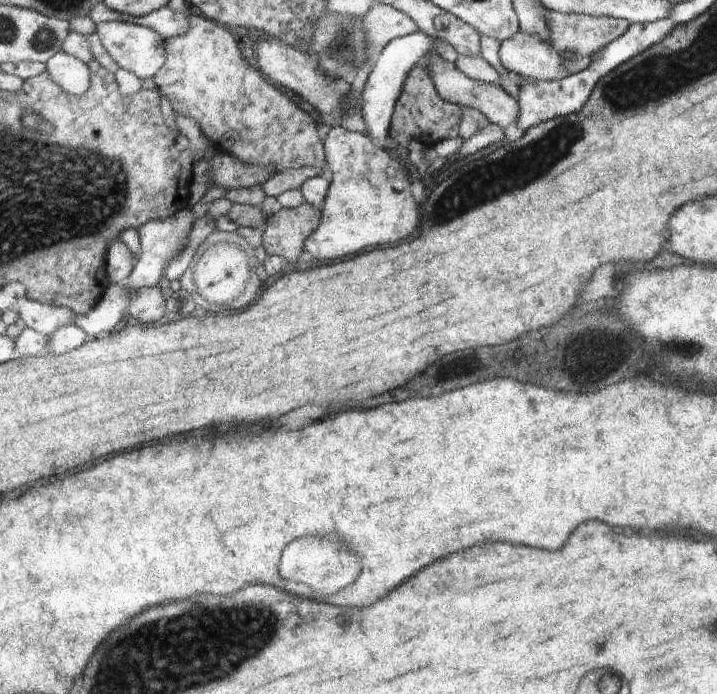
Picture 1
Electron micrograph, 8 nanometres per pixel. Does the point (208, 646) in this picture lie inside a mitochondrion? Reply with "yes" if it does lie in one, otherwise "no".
yes

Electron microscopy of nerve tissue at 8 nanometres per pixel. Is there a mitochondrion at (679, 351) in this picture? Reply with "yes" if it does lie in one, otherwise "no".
yes

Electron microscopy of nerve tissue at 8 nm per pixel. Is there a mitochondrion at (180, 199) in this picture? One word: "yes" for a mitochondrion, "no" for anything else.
no

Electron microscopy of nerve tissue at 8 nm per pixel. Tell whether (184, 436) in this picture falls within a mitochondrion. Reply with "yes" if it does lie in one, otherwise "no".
no

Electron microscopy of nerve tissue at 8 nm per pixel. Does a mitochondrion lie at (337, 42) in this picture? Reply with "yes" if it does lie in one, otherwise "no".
yes

